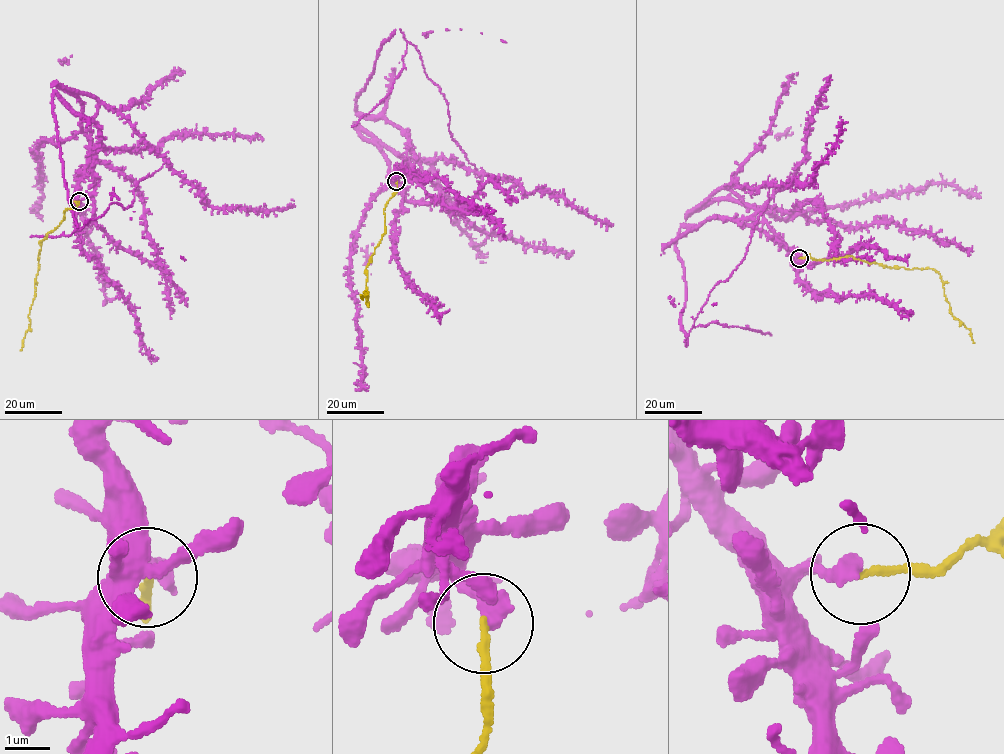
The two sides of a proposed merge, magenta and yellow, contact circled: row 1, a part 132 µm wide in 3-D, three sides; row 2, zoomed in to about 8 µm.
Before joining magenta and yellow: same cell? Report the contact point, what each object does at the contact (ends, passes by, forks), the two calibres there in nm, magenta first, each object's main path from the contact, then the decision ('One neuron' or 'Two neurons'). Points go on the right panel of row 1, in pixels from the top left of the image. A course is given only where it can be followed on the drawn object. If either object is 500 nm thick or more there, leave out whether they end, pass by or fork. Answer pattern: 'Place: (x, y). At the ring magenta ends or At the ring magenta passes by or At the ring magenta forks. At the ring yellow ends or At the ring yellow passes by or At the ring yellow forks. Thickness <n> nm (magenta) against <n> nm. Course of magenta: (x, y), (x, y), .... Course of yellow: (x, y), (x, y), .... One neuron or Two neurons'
Place: (799, 258). At the ring magenta ends. At the ring yellow ends. Thickness 440 nm (magenta) against 160 nm. Course of magenta: (799, 258), (727, 185), (769, 185), (768, 203), (744, 259), (711, 291), (692, 326), (717, 322), (771, 335). Course of yellow: (799, 258), (851, 256), (888, 267), (931, 268), (941, 277), (950, 313), (969, 329), (975, 343). Two neurons

